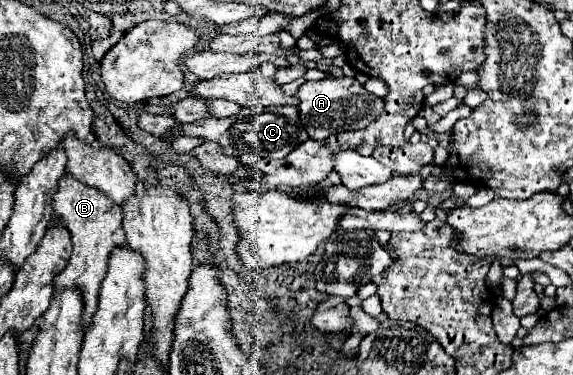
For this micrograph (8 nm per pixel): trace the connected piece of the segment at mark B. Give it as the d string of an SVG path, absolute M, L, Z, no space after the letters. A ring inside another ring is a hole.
M66 171L58 181L58 191L54 193L54 217L58 219L60 225L64 225L70 231L74 245L66 269L60 271L58 277L54 279L54 289L60 291L72 285L82 289L84 293L82 325L86 331L92 321L92 313L96 311L98 291L106 275L106 261L110 257L110 249L114 249L120 243L126 243L126 233L122 229L122 207L110 201L110 197L106 197L100 189L80 183Z

